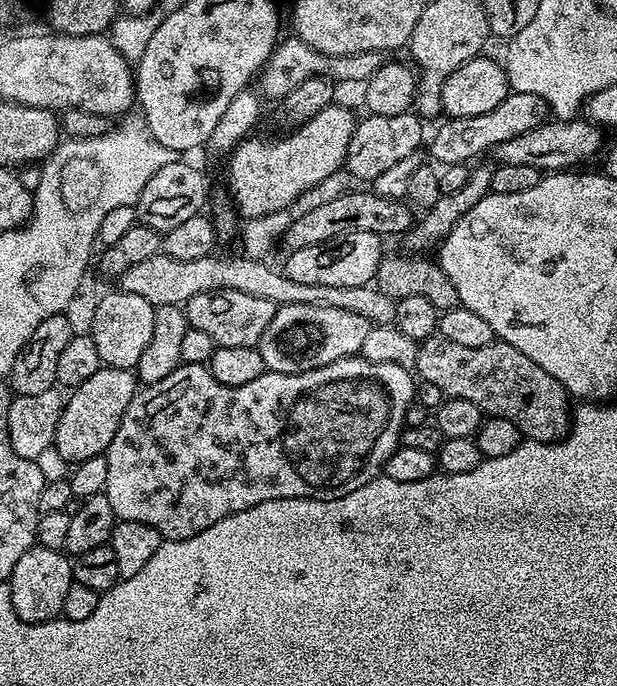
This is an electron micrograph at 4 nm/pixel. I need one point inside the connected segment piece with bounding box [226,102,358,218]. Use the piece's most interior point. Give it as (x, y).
(265, 176)

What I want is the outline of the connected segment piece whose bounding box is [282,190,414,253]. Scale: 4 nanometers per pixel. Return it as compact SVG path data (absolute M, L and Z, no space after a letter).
M345 190L338 198L330 198L330 202L322 202L322 206L303 209L299 213L301 216L297 215L292 225L284 231L282 248L285 253L303 250L305 246L326 242L342 232L373 232L375 236L381 238L396 235L399 237L414 223L414 215L412 216L411 211L413 212L413 209L400 198L380 196L373 190L367 192Z

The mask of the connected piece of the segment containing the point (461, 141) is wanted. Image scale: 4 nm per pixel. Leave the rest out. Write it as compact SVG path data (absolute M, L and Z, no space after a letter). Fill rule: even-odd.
M509 91L508 96L502 98L502 102L498 102L498 106L494 106L494 110L486 110L486 114L474 114L474 118L454 116L445 119L443 121L445 124L433 136L431 133L430 144L432 140L433 156L431 159L440 166L468 164L475 161L478 158L475 156L480 155L483 151L489 153L495 149L496 145L539 128L549 119L549 116L548 103L542 98L538 98L538 94Z

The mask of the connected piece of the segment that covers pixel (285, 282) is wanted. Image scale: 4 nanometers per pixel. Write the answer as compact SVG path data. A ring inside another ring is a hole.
M157 254L130 266L118 278L121 292L138 294L146 302L157 308L178 304L187 305L194 294L214 293L220 288L242 290L244 294L254 294L256 298L266 298L276 305L282 304L318 304L335 306L361 314L369 323L390 324L396 320L396 301L383 294L373 285L362 287L318 286L317 283L302 283L285 276L279 267L271 268L267 259L252 260L243 254L220 256L213 254L206 258L194 258L194 262L182 262L182 258L170 258Z

